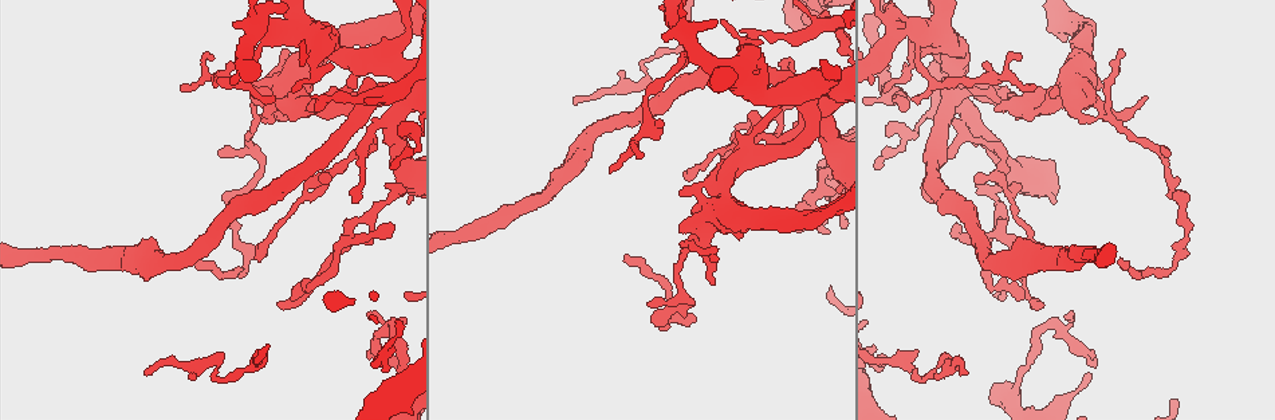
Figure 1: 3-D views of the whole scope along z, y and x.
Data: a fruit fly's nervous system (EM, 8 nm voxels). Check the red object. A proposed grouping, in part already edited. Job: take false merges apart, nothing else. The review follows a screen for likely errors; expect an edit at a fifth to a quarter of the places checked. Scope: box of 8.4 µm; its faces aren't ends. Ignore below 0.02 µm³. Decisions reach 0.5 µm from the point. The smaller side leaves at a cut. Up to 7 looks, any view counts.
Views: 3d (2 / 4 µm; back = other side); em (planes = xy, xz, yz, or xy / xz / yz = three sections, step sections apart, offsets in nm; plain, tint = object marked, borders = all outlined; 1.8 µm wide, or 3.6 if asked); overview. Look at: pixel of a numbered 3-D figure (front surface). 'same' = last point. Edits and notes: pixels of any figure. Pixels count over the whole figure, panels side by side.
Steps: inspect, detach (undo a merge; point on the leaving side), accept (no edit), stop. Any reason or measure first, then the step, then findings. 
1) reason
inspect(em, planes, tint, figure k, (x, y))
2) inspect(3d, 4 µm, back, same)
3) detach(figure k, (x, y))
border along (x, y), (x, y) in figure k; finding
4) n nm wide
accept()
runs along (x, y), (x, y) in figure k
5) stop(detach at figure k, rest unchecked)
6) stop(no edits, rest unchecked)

thick turns thin
inspect(3d, 4 µm, figure 1, (942, 37))

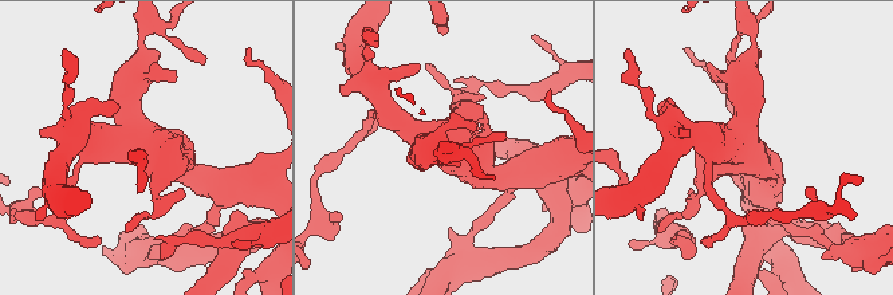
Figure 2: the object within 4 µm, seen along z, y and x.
shape alone is not enough
inspect(em, 3.6 µm, planes, tint, figure 2, (155, 154))

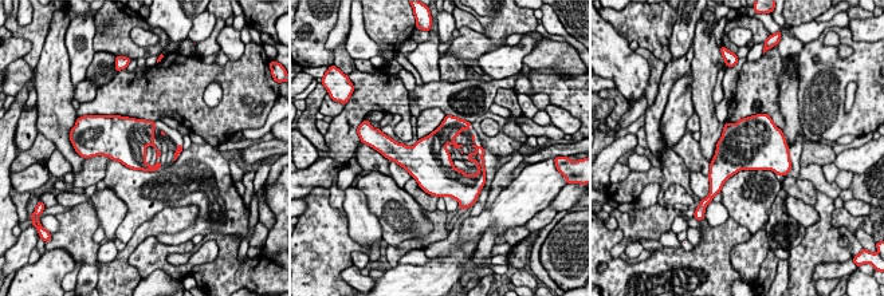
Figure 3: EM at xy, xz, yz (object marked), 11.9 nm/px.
440 nm wide
accept()
continuous, no second neuron

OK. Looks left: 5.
two arms in line, one across
inspect(em, yz, step 8, tint, figure 1, (290, 104))

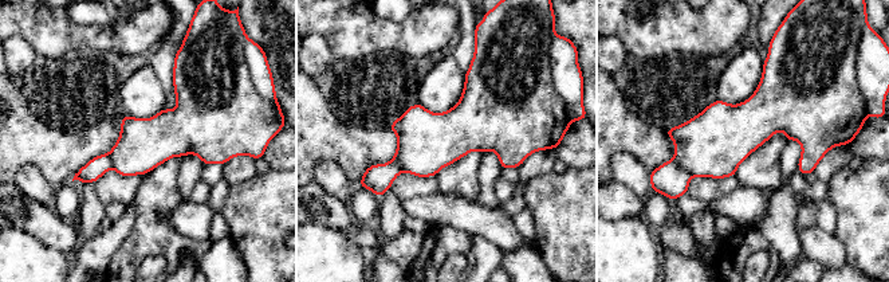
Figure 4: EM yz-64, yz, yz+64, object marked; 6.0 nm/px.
inspect(em, planes, tint, same)

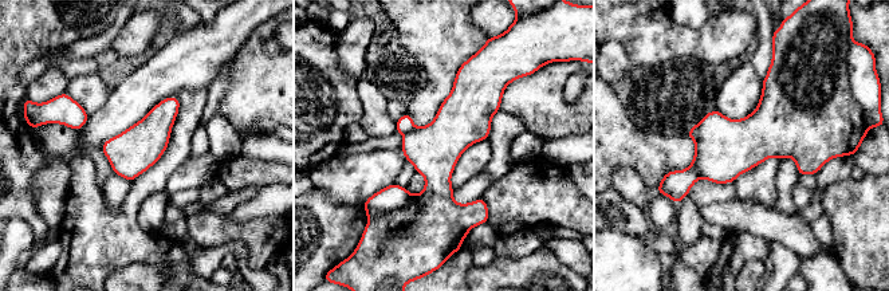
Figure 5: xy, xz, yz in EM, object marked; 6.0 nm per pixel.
detach(figure 5, (405, 244))
the part that leaves runs along (464, 71), (437, 229) in figure 5; a second neuron is stuck on

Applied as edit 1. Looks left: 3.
stop(detach at figure 5, rest unchecked)

